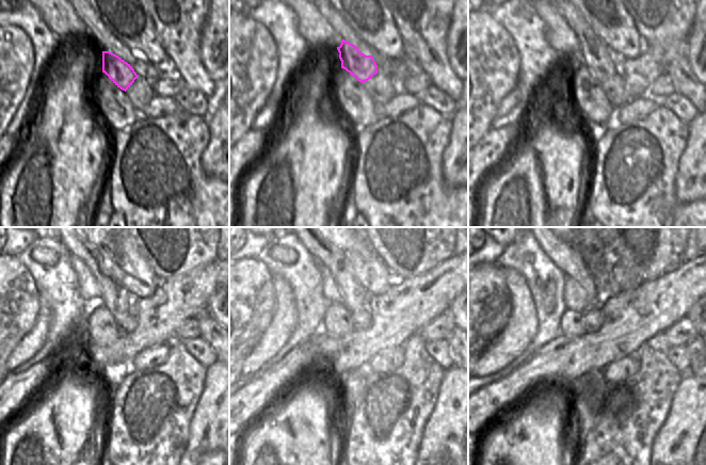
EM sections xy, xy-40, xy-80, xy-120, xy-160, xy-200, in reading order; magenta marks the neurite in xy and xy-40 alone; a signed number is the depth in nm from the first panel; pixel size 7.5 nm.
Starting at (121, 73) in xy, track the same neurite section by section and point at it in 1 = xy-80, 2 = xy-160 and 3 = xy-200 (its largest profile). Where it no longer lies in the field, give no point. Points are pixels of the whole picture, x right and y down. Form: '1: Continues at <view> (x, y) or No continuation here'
1: Continues at xy-80 (599, 62)
2: Continues at xy-160 (355, 298)
3: Continues at xy-200 (566, 256).

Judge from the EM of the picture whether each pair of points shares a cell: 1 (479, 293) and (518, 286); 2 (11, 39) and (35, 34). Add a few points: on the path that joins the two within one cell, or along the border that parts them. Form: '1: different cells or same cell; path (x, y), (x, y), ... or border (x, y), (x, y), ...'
1: different cells; border (500, 267), (511, 300), (511, 313)
2: different cells; border (11, 25), (17, 26), (29, 37), (34, 60)

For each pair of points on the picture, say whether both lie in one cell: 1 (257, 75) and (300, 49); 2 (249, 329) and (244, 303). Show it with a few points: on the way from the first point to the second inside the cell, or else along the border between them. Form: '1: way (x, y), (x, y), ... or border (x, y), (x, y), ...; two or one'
1: border (272, 37), (278, 57), (277, 77), (274, 85); two
2: way (244, 322), (244, 309); one

